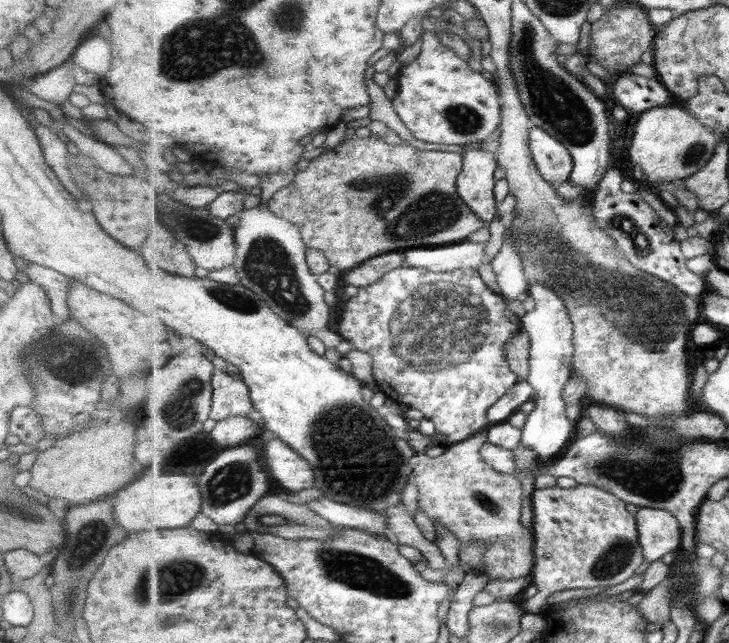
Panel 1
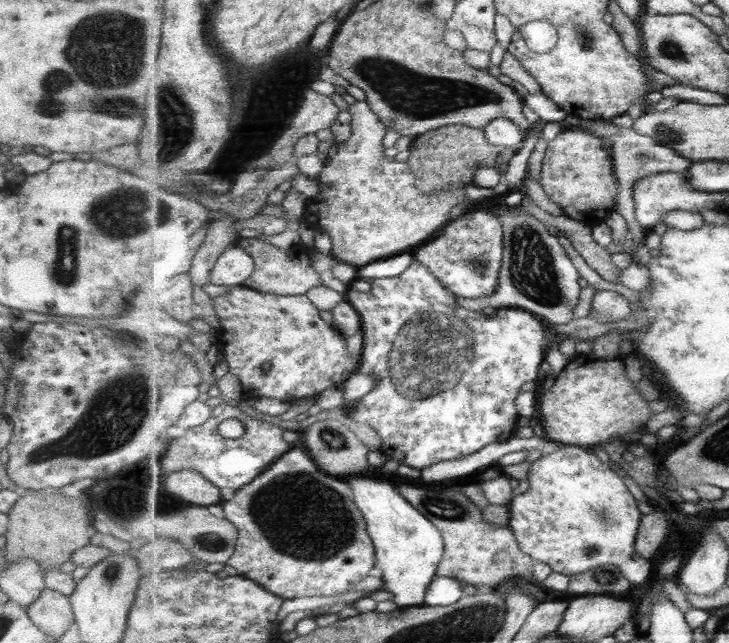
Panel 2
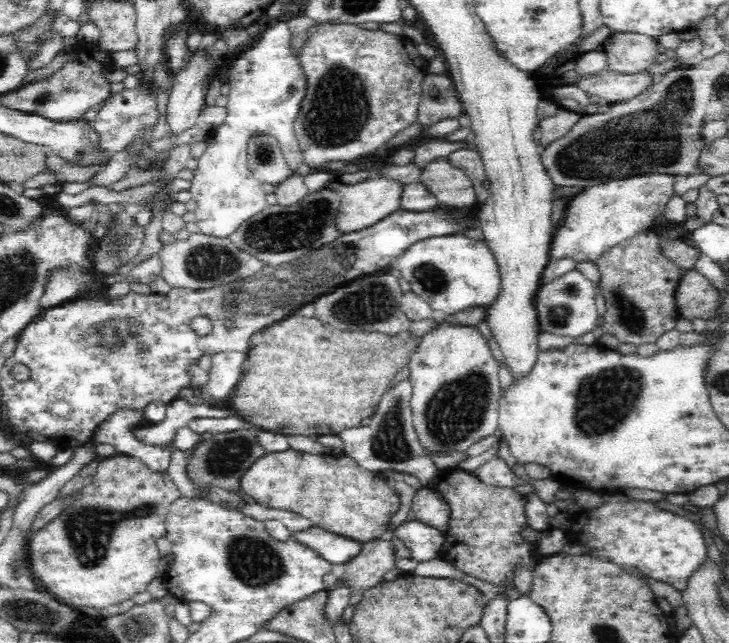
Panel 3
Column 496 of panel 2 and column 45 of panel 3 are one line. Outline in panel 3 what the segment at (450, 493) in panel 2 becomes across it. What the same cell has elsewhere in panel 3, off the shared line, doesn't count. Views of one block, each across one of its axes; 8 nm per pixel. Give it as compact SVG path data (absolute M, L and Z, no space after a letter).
M115 455L101 460L94 472L92 482L88 486L84 486L72 495L69 505L62 510L60 516L56 516L52 522L48 522L42 530L38 530L32 535L27 542L27 560L29 562L29 570L33 577L38 578L42 582L42 586L46 588L50 595L58 598L61 602L74 606L75 608L92 607L103 609L111 604L118 604L132 599L135 594L146 591L148 584L152 582L158 575L158 564L161 556L157 549L156 540L166 534L167 515L169 514L170 505L178 498L182 497L178 488L173 483L173 479L167 472L158 472L151 470L146 464L142 463L138 458L126 455Z

